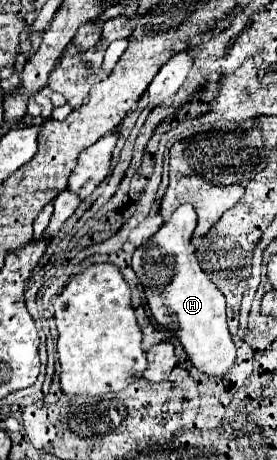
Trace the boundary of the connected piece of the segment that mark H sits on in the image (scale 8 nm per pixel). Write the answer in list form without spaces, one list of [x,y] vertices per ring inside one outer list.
[[[181,205],[175,209],[171,219],[167,219],[149,241],[135,249],[133,271],[145,287],[155,321],[179,337],[199,371],[221,377],[235,363],[235,345],[227,329],[225,297],[201,269],[195,247],[191,245],[195,227],[197,213],[193,205]]]

